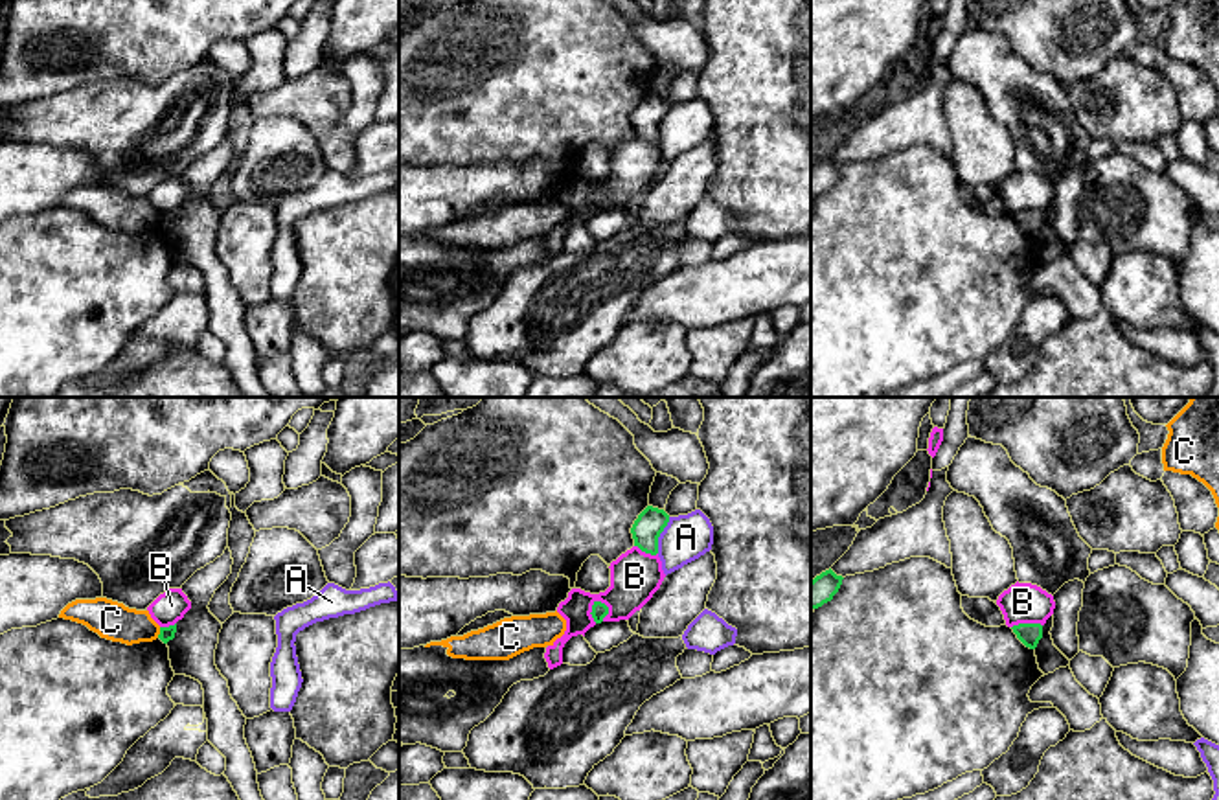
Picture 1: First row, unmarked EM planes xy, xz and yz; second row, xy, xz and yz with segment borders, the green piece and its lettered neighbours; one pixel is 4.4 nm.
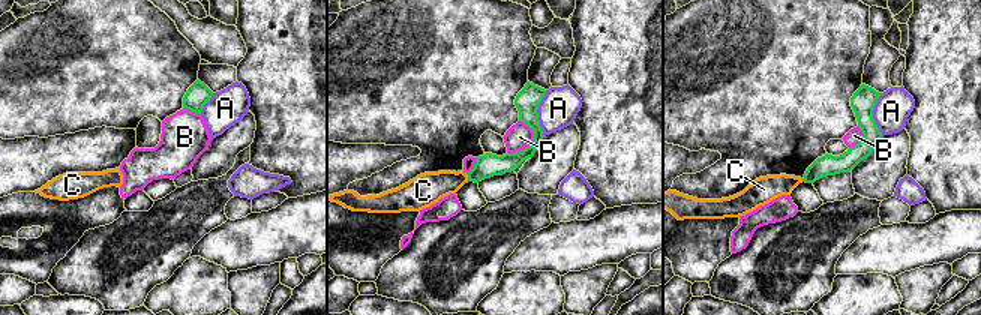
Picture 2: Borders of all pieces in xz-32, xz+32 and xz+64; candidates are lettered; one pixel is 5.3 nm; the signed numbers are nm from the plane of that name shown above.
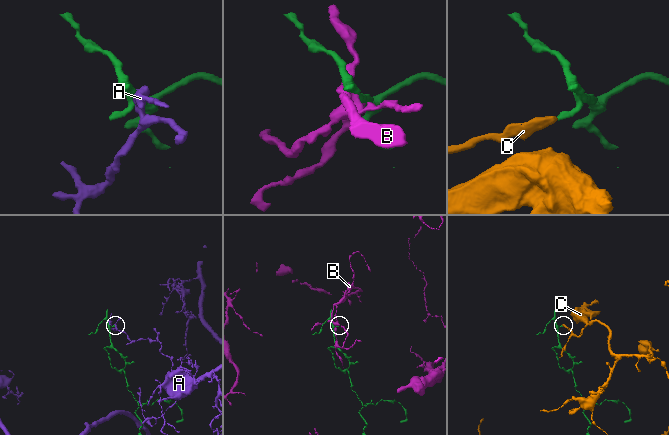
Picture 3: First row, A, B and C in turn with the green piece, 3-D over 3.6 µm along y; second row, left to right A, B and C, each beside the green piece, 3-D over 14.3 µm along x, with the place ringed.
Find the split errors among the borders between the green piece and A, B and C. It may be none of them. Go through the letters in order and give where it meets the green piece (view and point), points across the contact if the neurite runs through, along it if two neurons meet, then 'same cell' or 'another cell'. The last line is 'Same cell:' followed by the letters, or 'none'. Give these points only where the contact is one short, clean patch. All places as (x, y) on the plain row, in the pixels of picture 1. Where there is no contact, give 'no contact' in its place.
A: meets green in xz at (659, 124); border along xz (670, 105), (659, 125), (657, 140); another cell
B: meets green in xz at (592, 199); another cell
C: meets green in xy at (160, 221); border along xy (160, 216), (157, 225); another cell
Same cell: none

